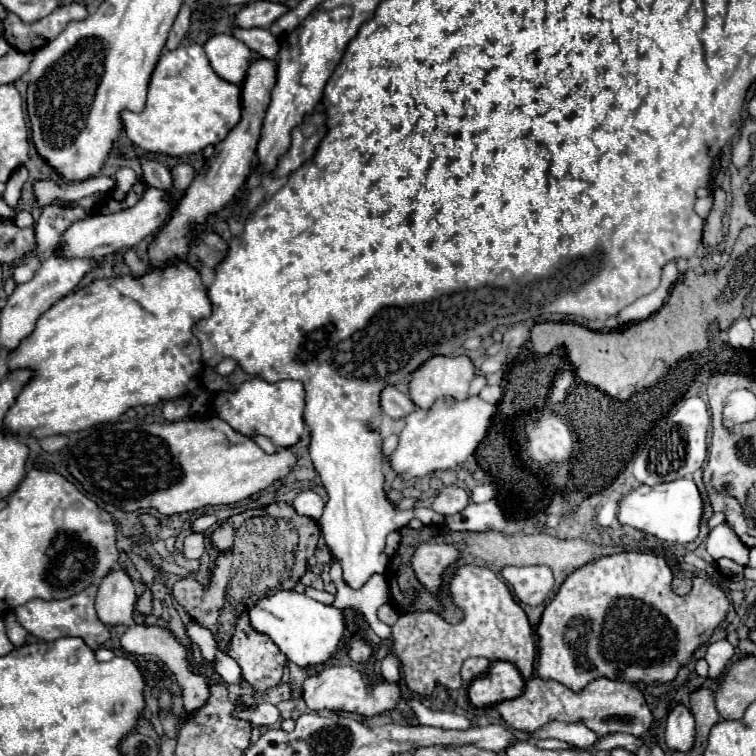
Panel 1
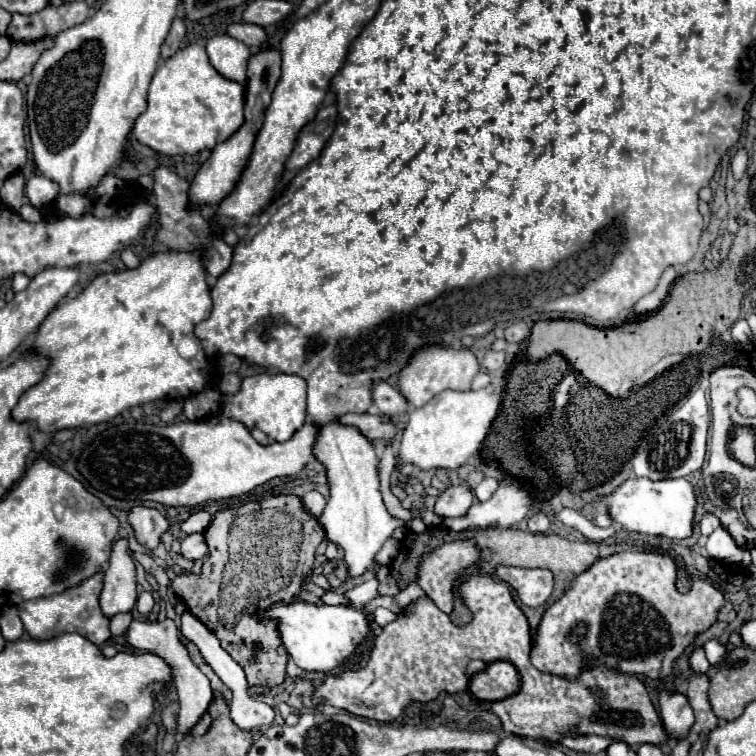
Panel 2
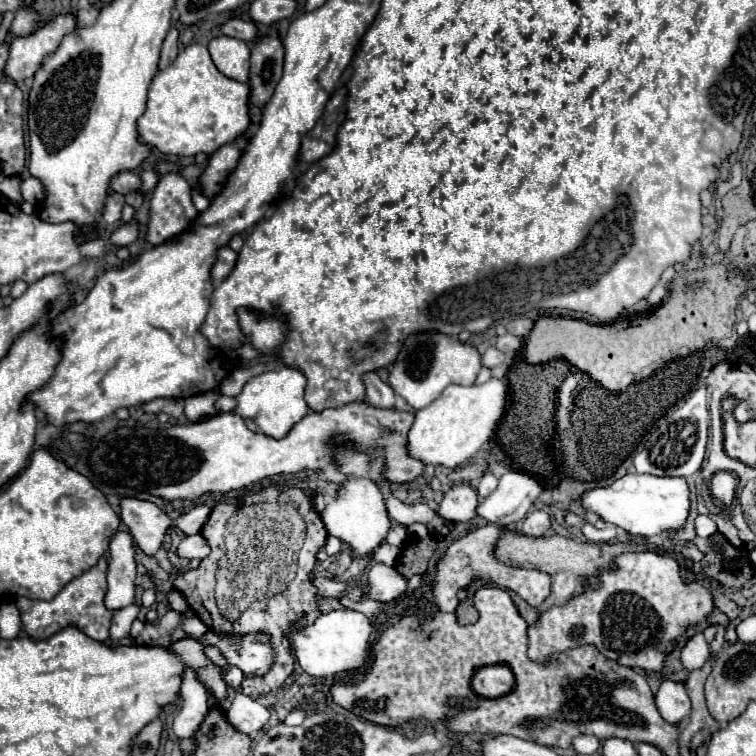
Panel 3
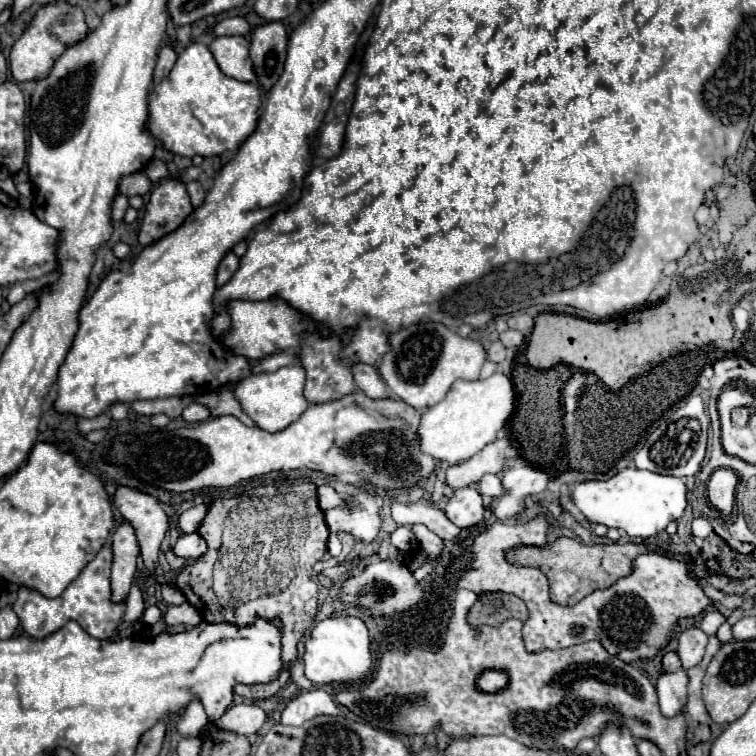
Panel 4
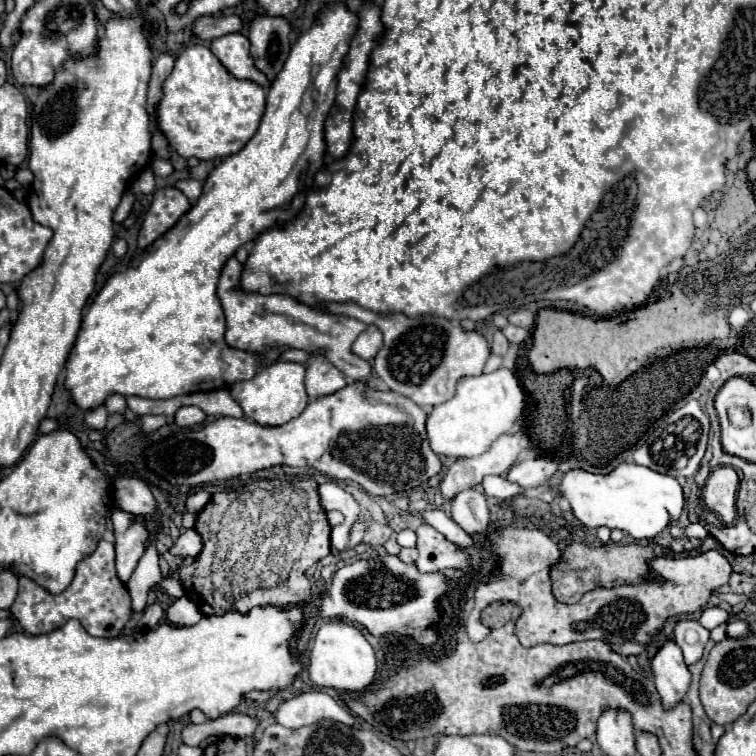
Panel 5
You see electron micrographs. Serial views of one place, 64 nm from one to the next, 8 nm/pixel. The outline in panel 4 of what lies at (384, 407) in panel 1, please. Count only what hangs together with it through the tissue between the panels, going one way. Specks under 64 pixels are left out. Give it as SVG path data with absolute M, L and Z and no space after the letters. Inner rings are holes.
M358 362L358 364L352 364L350 370L354 376L354 386L358 390L362 390L366 396L370 396L370 398L386 398L388 396L388 390L386 390L384 382L380 380L374 366Z

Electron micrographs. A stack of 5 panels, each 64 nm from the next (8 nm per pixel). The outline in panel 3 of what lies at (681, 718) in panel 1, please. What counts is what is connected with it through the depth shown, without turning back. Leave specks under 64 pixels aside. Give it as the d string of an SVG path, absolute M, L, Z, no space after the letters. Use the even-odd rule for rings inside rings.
M664 680L656 692L656 706L664 720L670 724L680 722L690 712L690 698L686 694L684 682Z

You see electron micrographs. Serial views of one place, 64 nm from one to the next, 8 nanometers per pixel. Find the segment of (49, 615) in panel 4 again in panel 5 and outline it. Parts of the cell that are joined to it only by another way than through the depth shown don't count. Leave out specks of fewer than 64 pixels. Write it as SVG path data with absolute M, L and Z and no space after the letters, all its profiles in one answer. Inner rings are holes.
M100 540L96 550L78 562L72 584L60 594L50 594L32 578L20 576L18 598L14 600L10 612L28 634L46 634L64 626L66 620L76 618L92 636L104 636L104 638L118 636L126 626L126 622L132 618L132 600L126 586L116 574L114 542Z

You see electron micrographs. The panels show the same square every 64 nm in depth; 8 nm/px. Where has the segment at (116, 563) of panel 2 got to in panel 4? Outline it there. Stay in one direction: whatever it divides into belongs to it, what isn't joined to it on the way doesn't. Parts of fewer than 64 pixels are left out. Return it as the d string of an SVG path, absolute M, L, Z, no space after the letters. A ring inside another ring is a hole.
M122 520L120 524L116 524L112 534L112 550L112 600L122 602L128 596L128 588L136 574L136 564L140 556L140 546L130 522Z

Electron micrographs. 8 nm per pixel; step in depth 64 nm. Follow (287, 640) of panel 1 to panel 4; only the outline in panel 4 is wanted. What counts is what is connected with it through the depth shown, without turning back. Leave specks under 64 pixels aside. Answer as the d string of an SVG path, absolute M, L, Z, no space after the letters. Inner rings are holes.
M332 616L328 620L318 622L312 628L310 638L306 640L304 664L306 664L306 678L312 680L314 684L362 682L364 676L372 672L374 664L366 624L360 618L342 618L342 616Z

